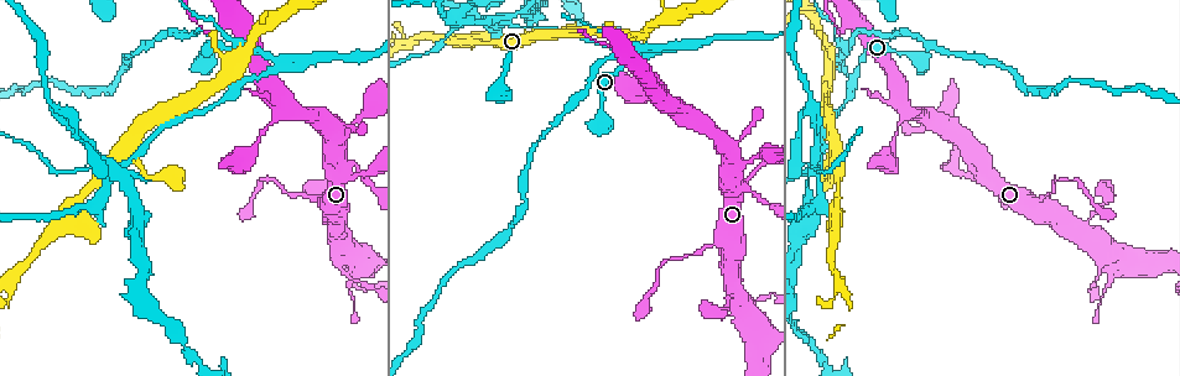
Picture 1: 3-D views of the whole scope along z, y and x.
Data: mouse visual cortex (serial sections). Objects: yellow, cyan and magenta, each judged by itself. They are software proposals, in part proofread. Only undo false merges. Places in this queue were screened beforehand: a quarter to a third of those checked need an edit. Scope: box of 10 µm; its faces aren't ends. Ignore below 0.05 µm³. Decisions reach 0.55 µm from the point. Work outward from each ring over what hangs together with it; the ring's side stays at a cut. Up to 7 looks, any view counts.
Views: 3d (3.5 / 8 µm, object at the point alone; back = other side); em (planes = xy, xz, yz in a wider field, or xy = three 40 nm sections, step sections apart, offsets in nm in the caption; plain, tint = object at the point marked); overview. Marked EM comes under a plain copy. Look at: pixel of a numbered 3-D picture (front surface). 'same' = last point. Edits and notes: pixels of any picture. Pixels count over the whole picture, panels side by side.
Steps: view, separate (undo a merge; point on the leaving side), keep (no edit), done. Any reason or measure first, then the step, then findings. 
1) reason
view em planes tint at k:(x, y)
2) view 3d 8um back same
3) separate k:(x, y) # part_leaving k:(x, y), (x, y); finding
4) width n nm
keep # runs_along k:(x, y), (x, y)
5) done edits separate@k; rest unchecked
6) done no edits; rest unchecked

two arms in line, one across
view 3d 3.5um at 1:(282, 64)

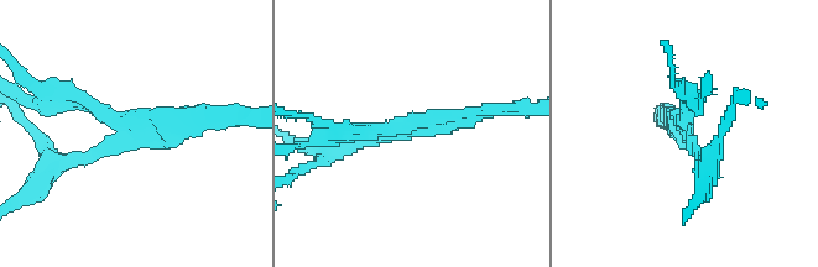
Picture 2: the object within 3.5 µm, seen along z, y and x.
now the EM
view em xy step 3 tint at 2:(407, 128)

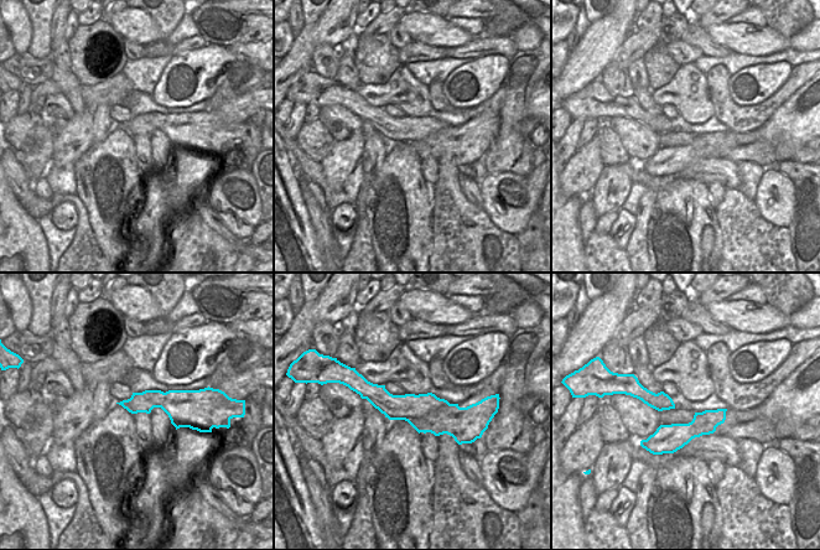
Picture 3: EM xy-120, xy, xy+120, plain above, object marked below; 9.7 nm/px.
view em xy step 5 tint same

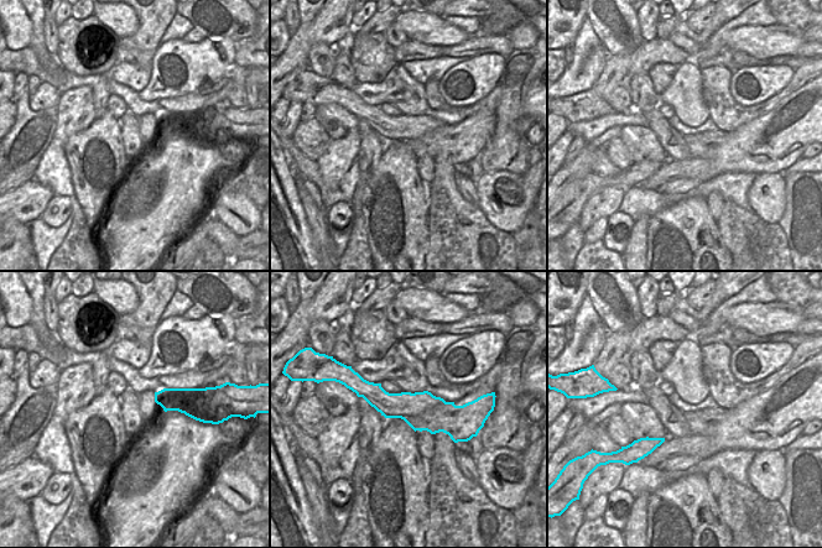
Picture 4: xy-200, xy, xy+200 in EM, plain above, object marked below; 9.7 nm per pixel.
width 380 nm
separate 2:(173, 142) # part_leaving 2:(130, 132), (77, 98), (31, 101); a second cell is stuck on

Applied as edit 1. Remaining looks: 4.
view overview

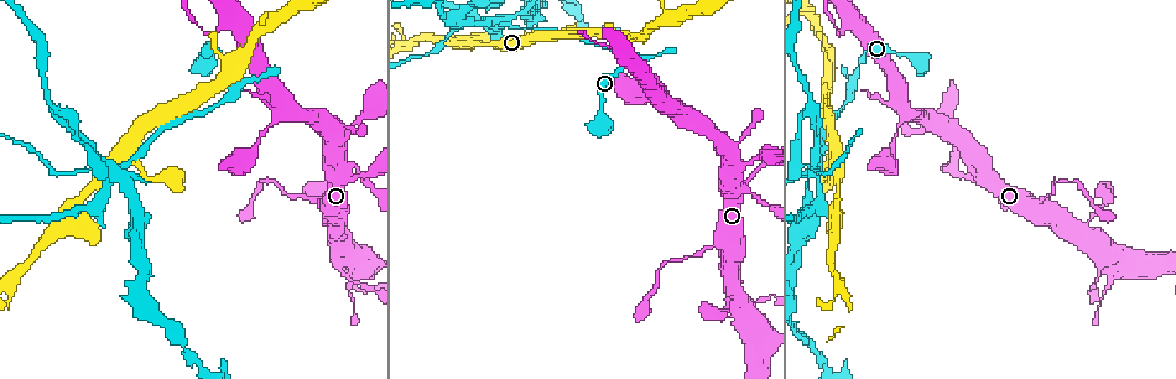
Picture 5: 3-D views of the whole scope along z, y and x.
sharp bend
view 3d 3.5um at 5:(847, 103)

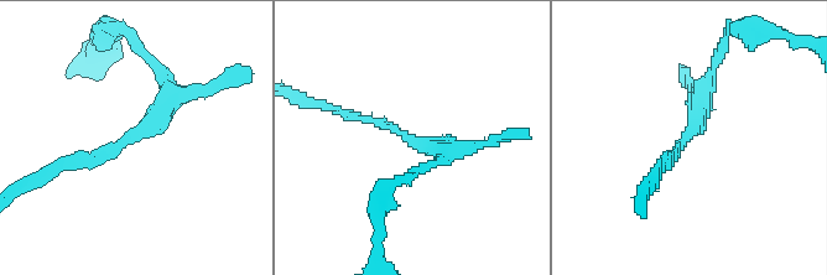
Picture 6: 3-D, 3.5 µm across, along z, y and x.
arm_widths 150, 250 nm; shape alone is not enough
view em planes tint at 6:(135, 137)

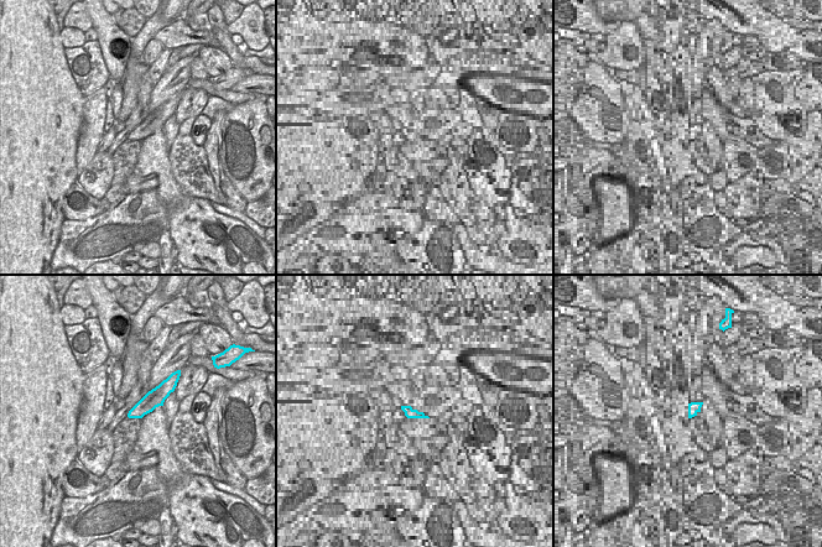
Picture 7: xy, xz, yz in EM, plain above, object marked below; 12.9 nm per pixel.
keep # one cell here

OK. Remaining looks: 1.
done edits separate@2; rest unchecked

